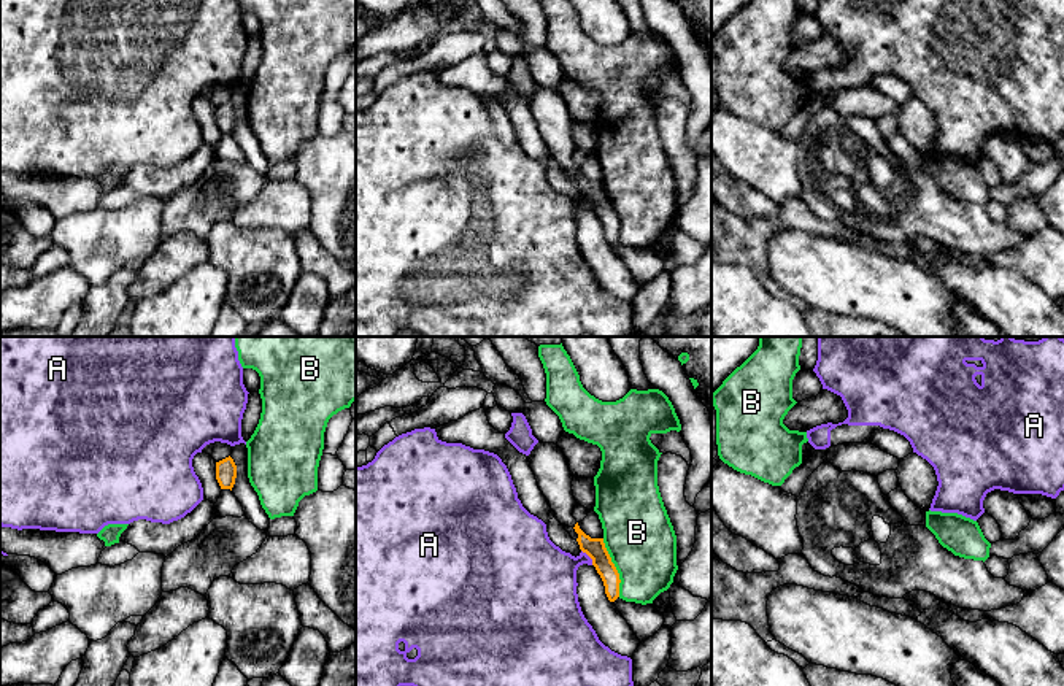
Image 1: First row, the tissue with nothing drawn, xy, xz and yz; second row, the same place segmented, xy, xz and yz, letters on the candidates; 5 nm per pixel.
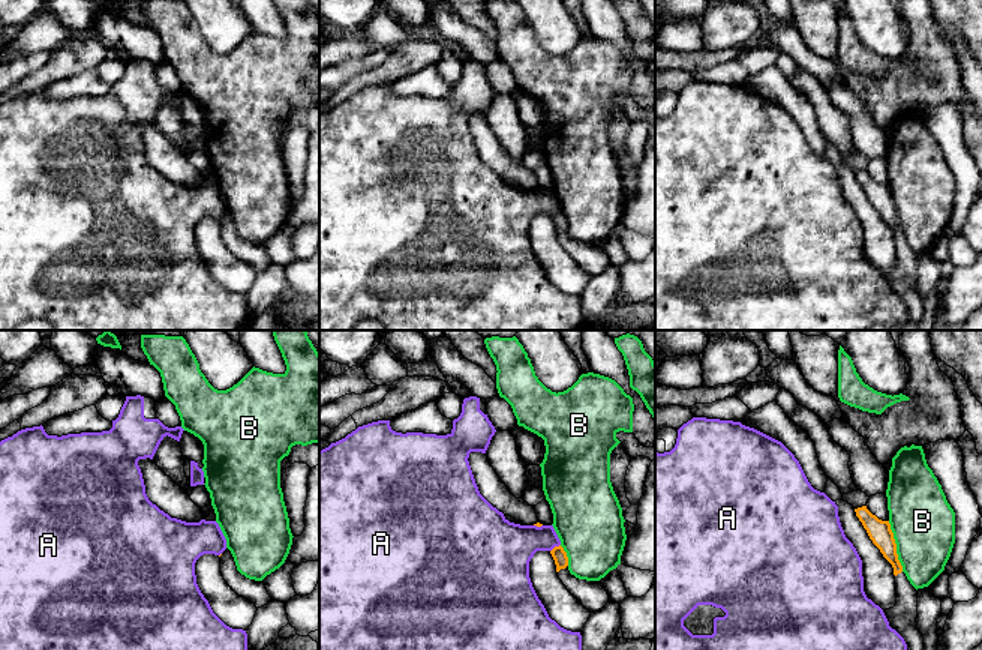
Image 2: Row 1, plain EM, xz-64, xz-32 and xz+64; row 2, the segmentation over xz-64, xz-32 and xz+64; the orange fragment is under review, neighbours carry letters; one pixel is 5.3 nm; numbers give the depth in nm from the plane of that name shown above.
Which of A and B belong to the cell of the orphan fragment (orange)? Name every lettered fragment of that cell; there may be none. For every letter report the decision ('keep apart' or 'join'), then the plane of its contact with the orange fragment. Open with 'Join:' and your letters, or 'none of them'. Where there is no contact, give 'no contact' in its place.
Join: none of them
A: keep apart; meets orange in xz
B: keep apart; meets orange in xz

